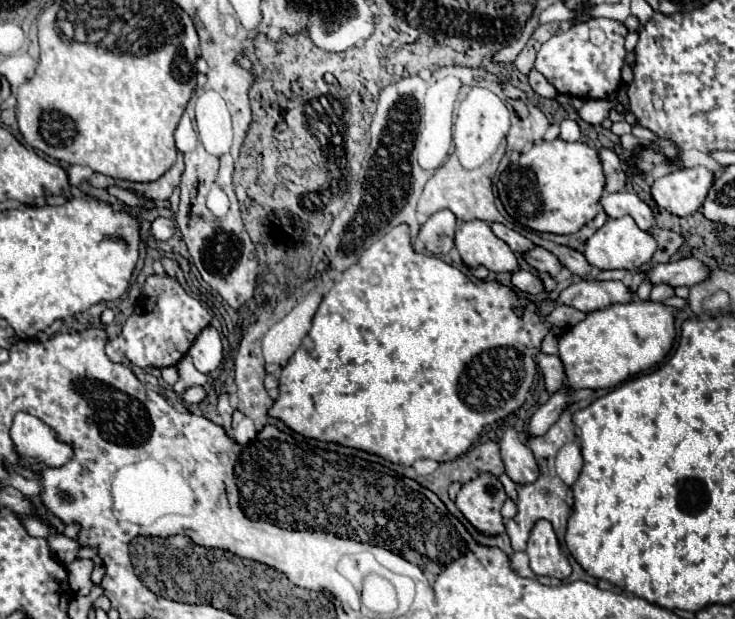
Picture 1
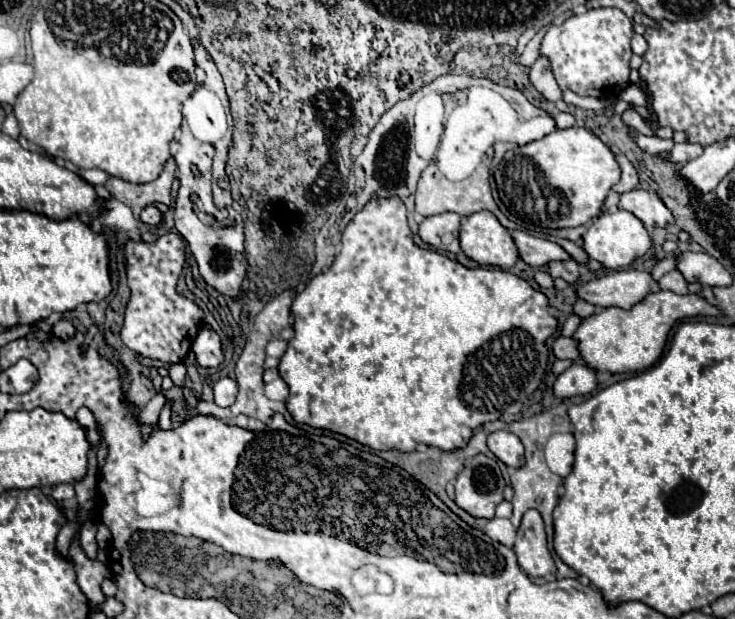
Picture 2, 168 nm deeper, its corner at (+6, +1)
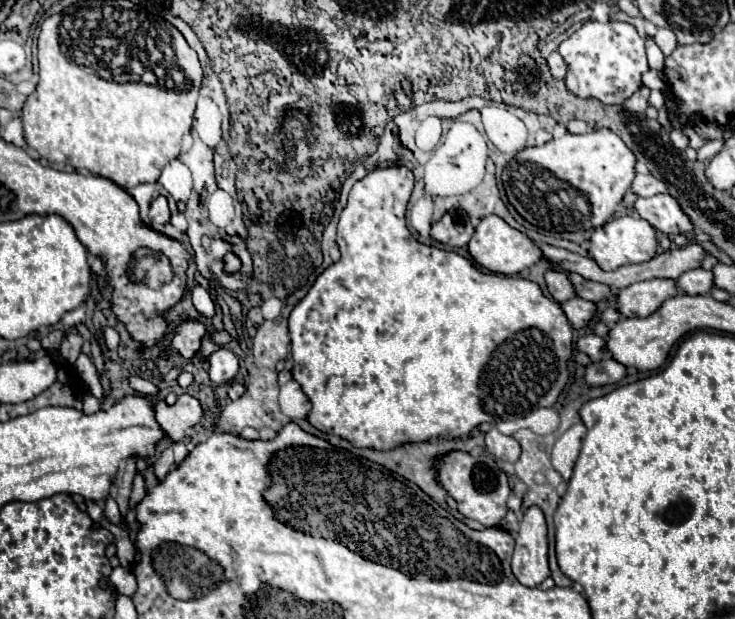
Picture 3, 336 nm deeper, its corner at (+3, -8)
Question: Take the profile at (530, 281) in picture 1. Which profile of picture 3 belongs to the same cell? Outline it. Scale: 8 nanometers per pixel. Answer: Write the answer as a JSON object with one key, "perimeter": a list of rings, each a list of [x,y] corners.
{"perimeter":[[[548,269],[544,273],[544,279],[546,279],[546,285],[548,285],[550,295],[558,303],[564,303],[564,301],[576,297],[576,291],[572,289],[572,281],[568,281],[568,273],[564,273],[560,269]]]}

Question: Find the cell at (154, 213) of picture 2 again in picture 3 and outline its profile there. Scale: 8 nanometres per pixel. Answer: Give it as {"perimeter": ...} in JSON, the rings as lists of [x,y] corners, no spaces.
{"perimeter":[[[156,197],[150,205],[150,221],[152,223],[168,223],[170,221],[170,209],[168,209],[168,201],[166,197]]]}

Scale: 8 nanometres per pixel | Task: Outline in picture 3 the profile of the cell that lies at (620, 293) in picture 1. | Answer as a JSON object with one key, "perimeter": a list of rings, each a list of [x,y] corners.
{"perimeter":[[[648,279],[618,291],[618,311],[624,317],[648,317],[678,293],[674,279]]]}

